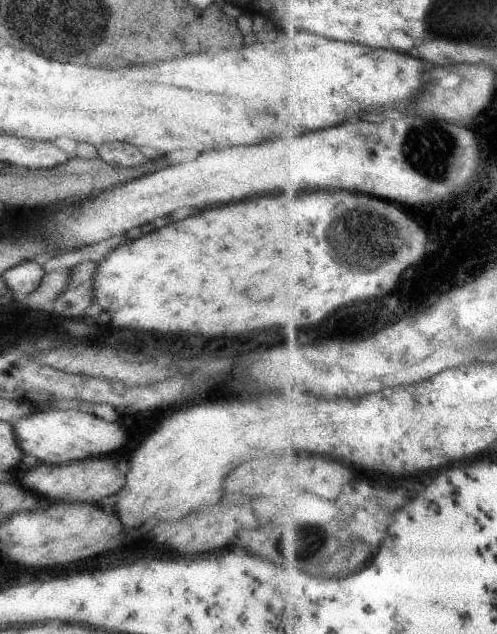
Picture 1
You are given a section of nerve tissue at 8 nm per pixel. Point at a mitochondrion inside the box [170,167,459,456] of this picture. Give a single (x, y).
(342, 244)

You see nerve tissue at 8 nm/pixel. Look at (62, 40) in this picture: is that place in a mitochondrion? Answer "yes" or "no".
yes

